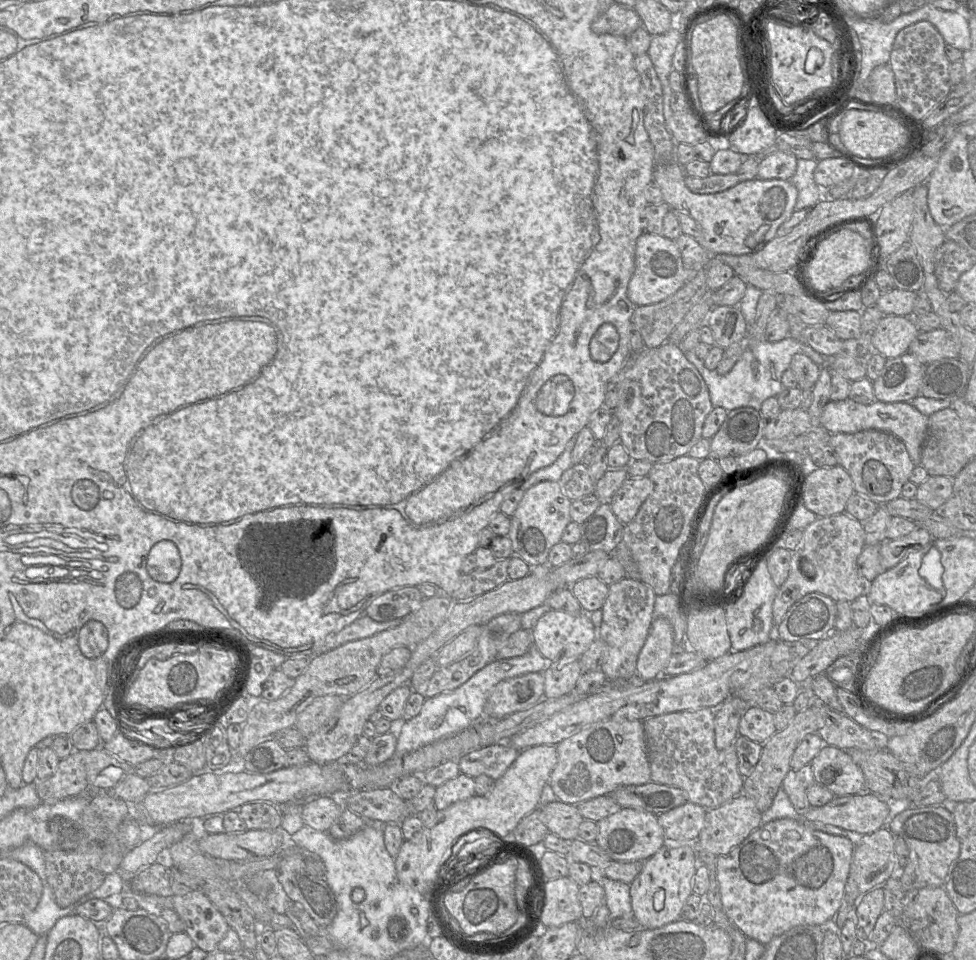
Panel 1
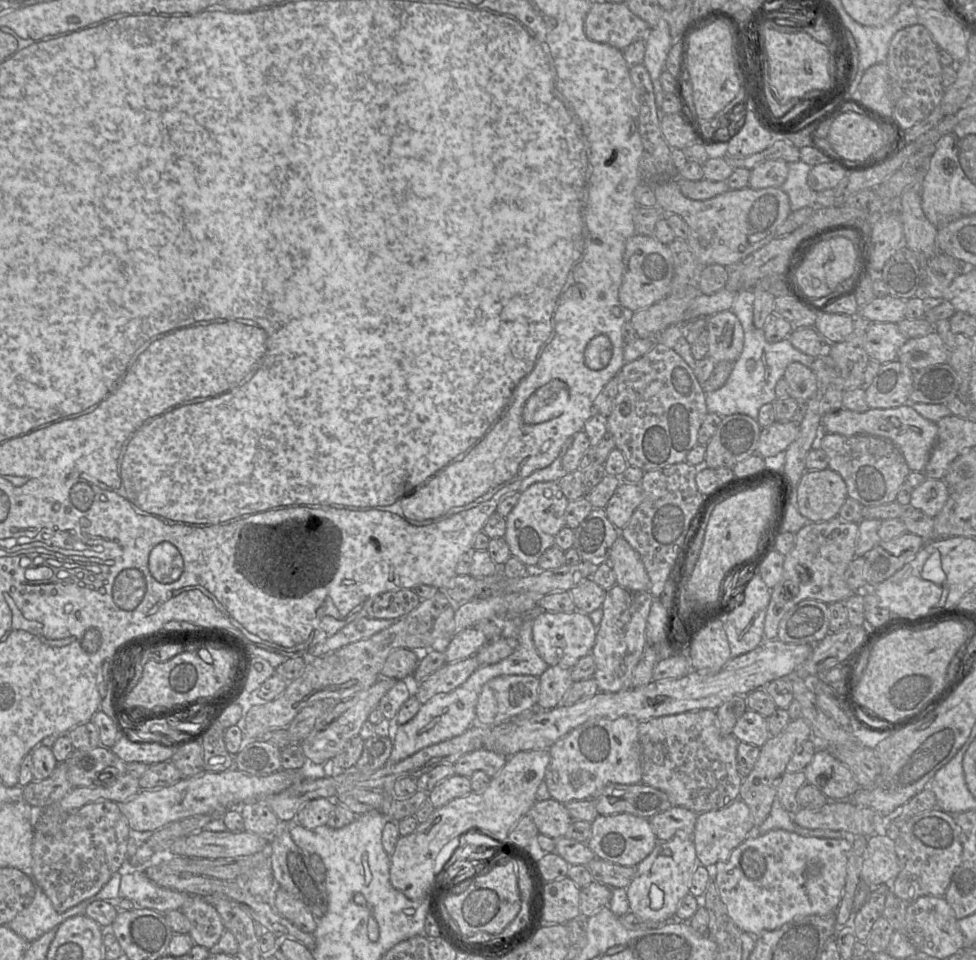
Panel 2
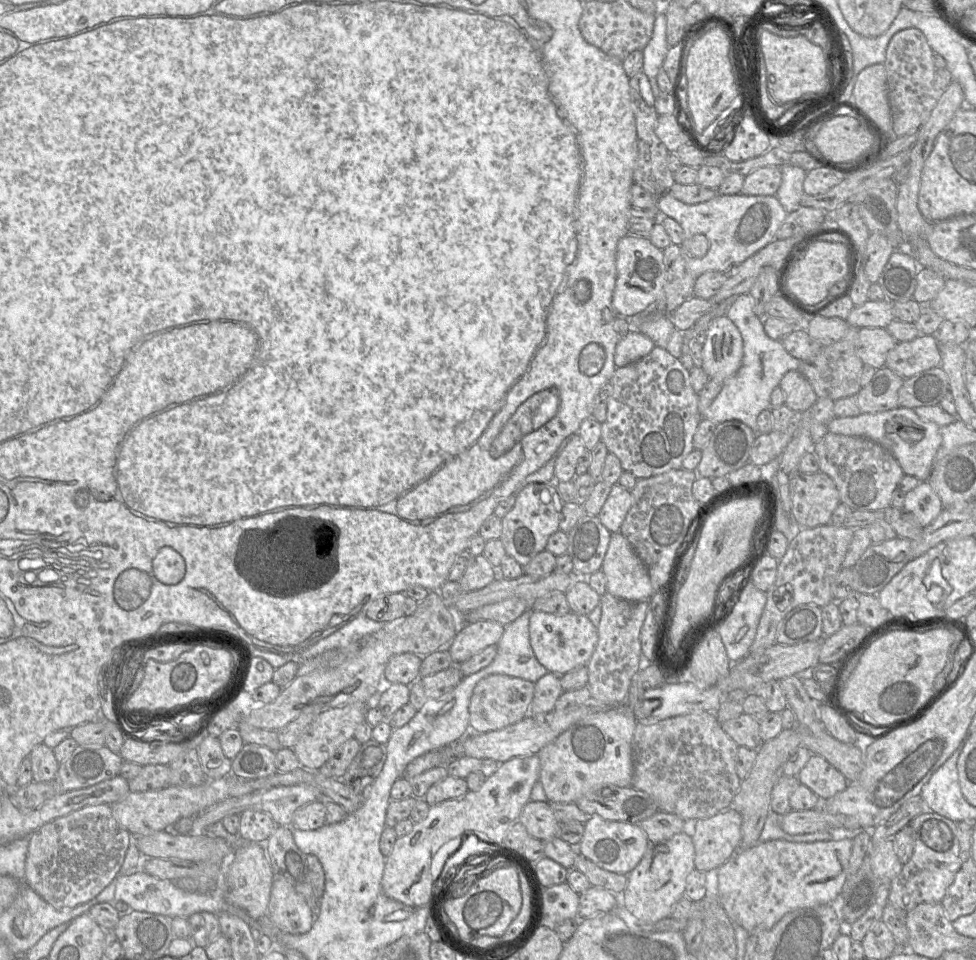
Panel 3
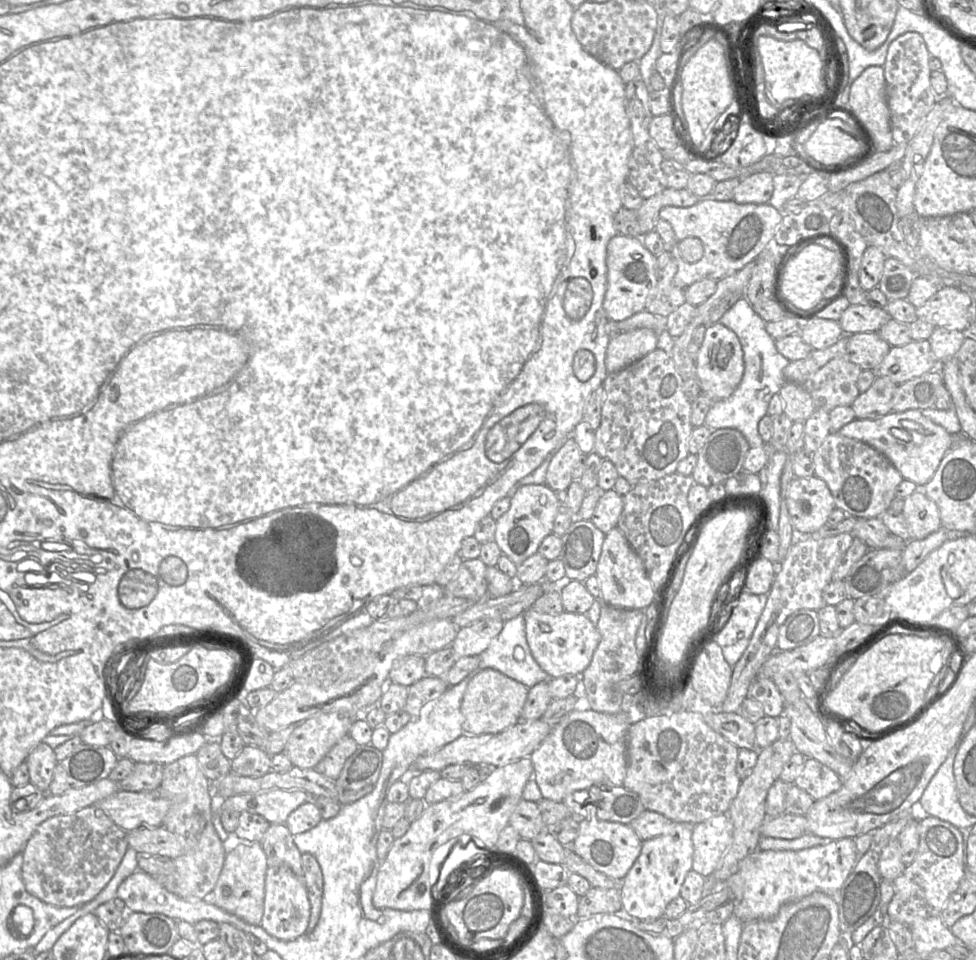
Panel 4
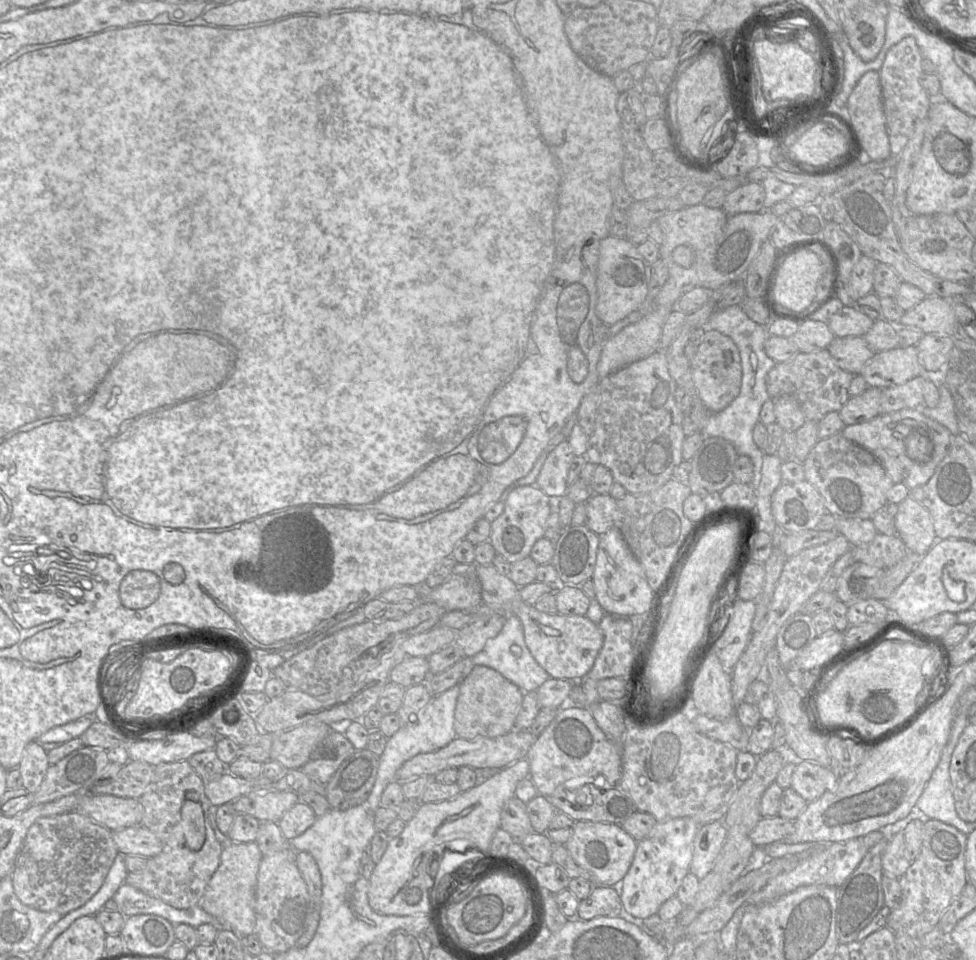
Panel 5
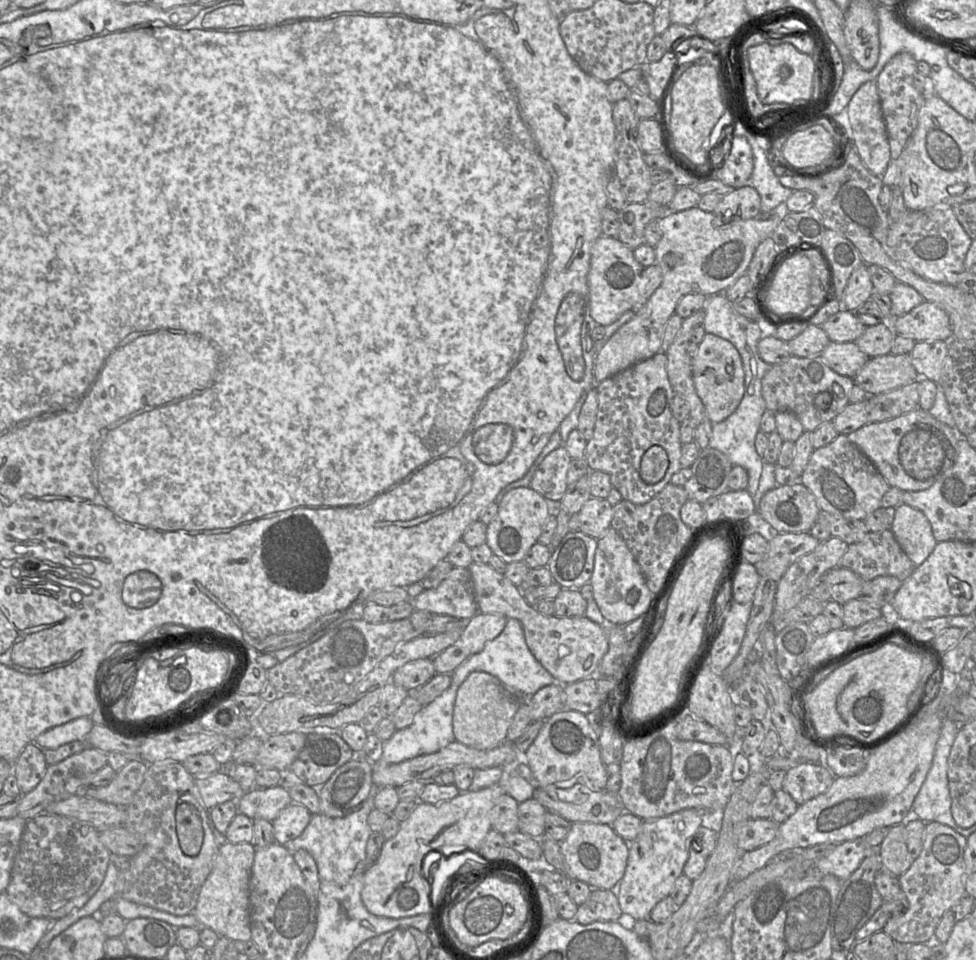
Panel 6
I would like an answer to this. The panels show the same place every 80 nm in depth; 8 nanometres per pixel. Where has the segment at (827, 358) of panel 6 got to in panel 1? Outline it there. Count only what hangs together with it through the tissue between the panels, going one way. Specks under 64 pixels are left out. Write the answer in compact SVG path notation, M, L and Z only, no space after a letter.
M887 315L878 324L872 337L872 345L875 353L886 359L893 359L907 353L918 334L911 316Z

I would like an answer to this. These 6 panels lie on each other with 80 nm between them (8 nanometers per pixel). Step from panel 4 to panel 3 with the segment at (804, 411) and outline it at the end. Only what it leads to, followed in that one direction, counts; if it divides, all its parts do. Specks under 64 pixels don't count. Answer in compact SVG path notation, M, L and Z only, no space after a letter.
M797 370L787 372L779 387L785 395L785 405L795 412L809 410L818 397L808 380Z

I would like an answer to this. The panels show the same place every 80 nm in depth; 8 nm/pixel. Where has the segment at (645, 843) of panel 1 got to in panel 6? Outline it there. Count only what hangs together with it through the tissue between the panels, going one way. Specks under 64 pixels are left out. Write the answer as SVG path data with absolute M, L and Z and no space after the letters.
M574 822L560 845L565 859L565 875L587 883L592 889L611 890L623 878L629 855L629 843L609 824Z

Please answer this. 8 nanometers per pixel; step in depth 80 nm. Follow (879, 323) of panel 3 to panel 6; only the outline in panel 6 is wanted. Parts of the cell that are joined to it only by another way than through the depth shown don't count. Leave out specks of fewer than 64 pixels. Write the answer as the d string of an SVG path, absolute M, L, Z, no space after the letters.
M841 309L836 314L830 316L822 325L830 342L850 342L855 341L866 329L849 310Z

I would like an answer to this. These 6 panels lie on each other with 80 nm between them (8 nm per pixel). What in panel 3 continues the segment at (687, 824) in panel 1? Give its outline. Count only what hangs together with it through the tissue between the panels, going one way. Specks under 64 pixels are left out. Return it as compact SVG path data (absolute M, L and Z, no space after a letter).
M658 811L638 824L646 833L650 843L670 839L675 834L688 834L687 821L676 814Z

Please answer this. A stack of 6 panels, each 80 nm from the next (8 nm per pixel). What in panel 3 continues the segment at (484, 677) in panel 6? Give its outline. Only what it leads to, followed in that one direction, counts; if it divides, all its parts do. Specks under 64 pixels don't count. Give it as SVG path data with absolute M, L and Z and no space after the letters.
M492 674L481 679L473 689L469 702L469 729L485 733L519 722L530 713L535 683L505 674Z

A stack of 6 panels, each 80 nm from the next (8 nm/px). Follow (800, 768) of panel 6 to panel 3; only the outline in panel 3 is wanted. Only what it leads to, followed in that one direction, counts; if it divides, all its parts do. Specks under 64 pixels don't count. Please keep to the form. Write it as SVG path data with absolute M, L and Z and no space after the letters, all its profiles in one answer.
M812 754L797 775L800 784L811 789L821 800L844 791L849 782L845 776L820 755Z

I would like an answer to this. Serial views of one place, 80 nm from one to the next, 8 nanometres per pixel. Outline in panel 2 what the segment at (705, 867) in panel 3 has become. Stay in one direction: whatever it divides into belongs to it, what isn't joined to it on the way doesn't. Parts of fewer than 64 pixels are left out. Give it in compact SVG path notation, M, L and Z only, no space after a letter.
M740 798L725 808L698 814L692 840L699 865L715 867L717 862L726 860L753 833L754 828L750 809Z

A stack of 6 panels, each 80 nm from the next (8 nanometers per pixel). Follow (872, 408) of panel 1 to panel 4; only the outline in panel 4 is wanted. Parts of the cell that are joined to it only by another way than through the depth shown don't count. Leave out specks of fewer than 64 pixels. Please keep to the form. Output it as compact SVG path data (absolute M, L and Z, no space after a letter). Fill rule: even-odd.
M918 409L893 412L877 419L854 419L844 425L838 434L860 440L886 456L902 475L903 479L914 482L918 488L925 486L934 476L943 457L955 443L955 438L941 425L925 417ZM892 428L903 429L910 434L908 441L892 435Z

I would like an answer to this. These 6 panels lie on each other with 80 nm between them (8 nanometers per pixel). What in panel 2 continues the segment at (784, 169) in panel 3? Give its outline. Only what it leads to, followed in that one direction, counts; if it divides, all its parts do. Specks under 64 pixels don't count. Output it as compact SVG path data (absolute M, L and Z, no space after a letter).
M801 160L788 163L788 175L780 188L789 197L791 212L803 207L815 207L816 192L807 183L811 168Z

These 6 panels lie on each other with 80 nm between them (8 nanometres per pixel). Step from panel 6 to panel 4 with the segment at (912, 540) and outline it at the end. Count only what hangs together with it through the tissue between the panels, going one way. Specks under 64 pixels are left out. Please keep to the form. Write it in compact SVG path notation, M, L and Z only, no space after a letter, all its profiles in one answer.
M920 488L904 499L902 513L907 521L911 540L924 539L942 527L937 504Z

